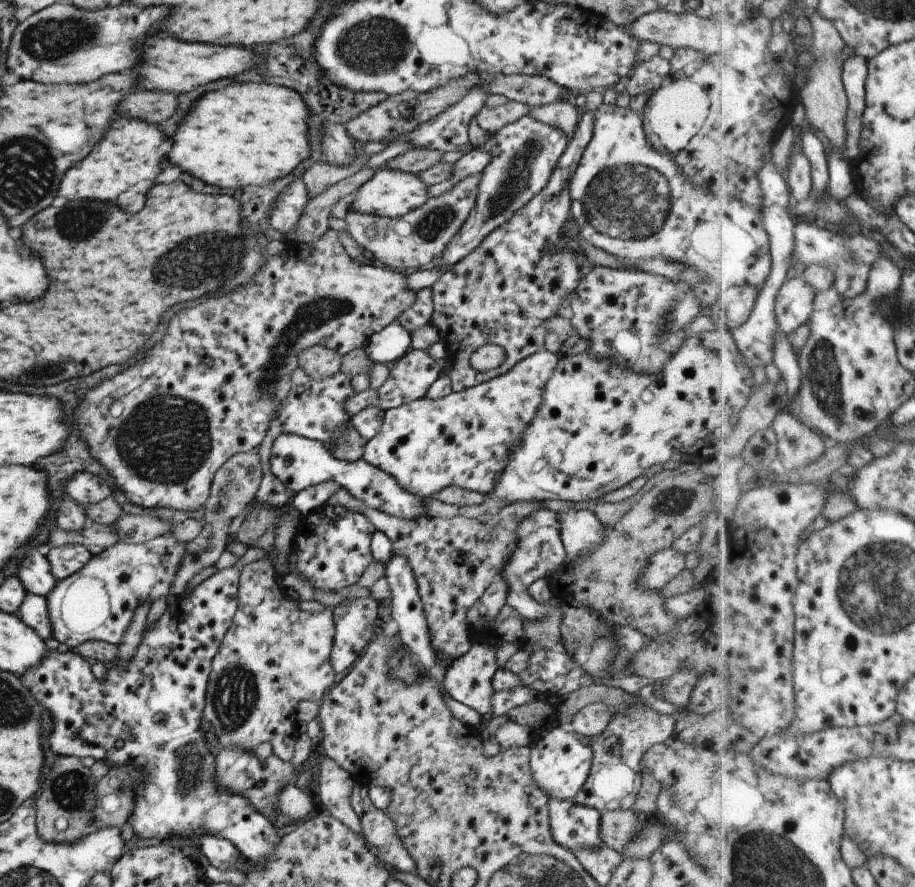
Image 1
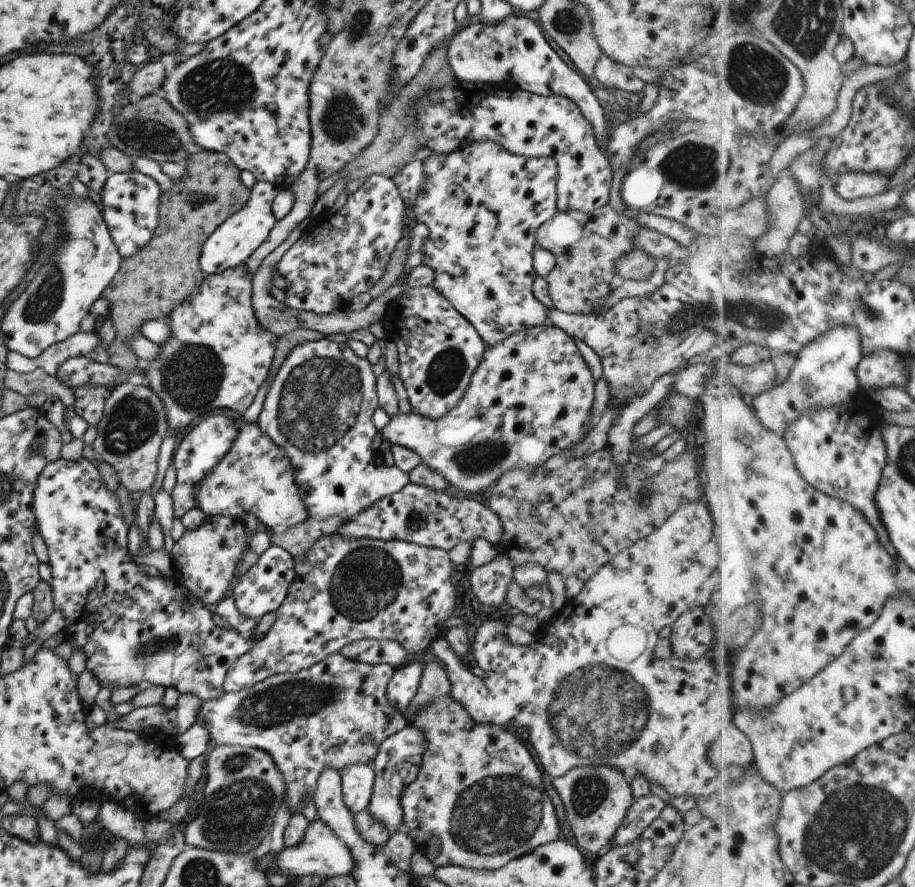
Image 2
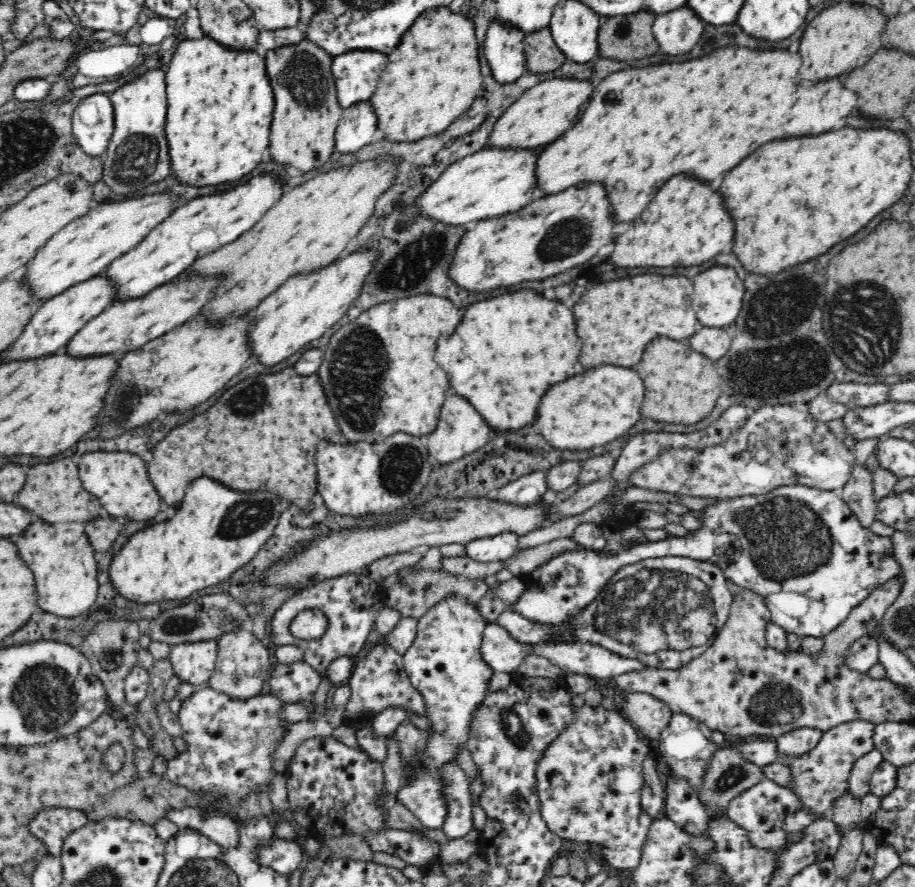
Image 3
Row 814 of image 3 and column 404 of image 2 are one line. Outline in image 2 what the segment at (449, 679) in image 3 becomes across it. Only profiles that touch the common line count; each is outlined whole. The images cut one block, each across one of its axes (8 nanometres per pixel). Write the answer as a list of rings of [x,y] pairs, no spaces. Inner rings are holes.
[[[546,321],[529,328],[526,328],[523,332],[517,332],[505,337],[505,340],[494,344],[492,347],[486,347],[485,352],[482,354],[482,359],[473,371],[469,384],[463,393],[463,396],[457,401],[457,404],[447,411],[440,419],[429,419],[418,415],[415,410],[410,410],[409,414],[397,413],[393,415],[387,424],[383,426],[379,431],[379,436],[383,440],[387,440],[391,445],[401,445],[409,450],[412,450],[416,455],[419,455],[420,463],[426,464],[429,468],[439,471],[443,478],[450,484],[450,487],[458,490],[462,490],[464,494],[471,492],[479,492],[484,488],[487,488],[493,480],[497,480],[506,470],[509,469],[523,469],[525,467],[539,466],[542,462],[545,462],[549,457],[556,454],[569,455],[570,448],[578,443],[594,425],[590,420],[589,411],[594,397],[594,382],[591,377],[589,369],[585,365],[583,358],[573,338],[571,338],[564,330],[556,327],[551,322]]]

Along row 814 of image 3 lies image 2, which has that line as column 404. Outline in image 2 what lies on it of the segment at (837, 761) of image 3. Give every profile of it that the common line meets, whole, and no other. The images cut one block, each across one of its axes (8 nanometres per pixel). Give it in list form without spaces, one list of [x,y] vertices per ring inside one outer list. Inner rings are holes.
[[[449,694],[415,711],[407,725],[420,729],[425,744],[417,776],[400,792],[402,824],[417,852],[424,854],[436,867],[459,865],[496,869],[558,837],[553,805],[541,788],[541,772],[513,734],[493,723],[476,723],[466,708]]]

